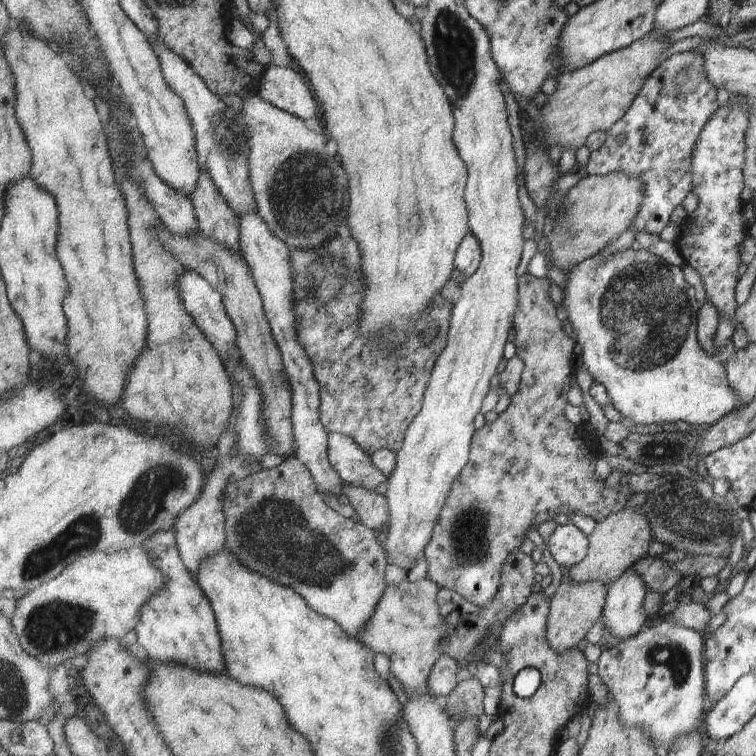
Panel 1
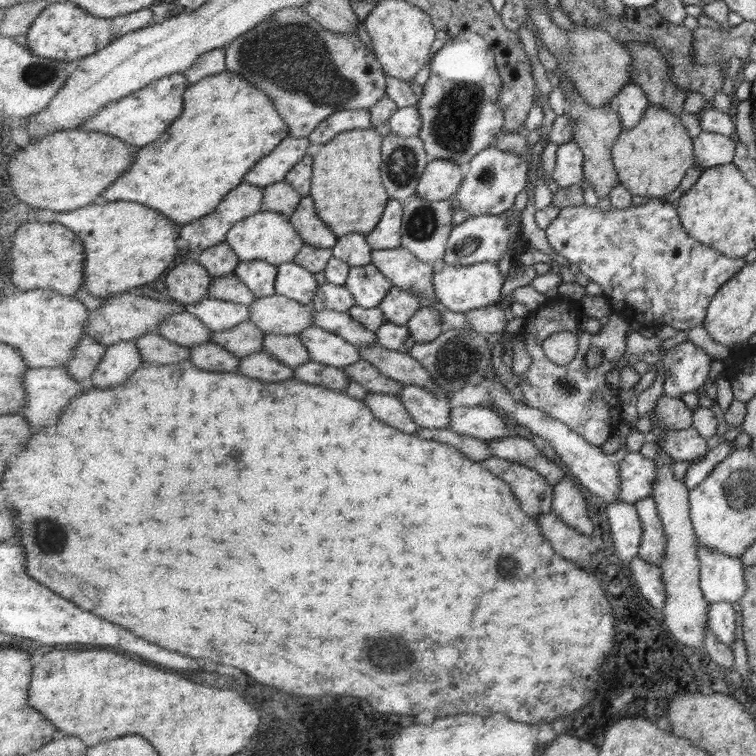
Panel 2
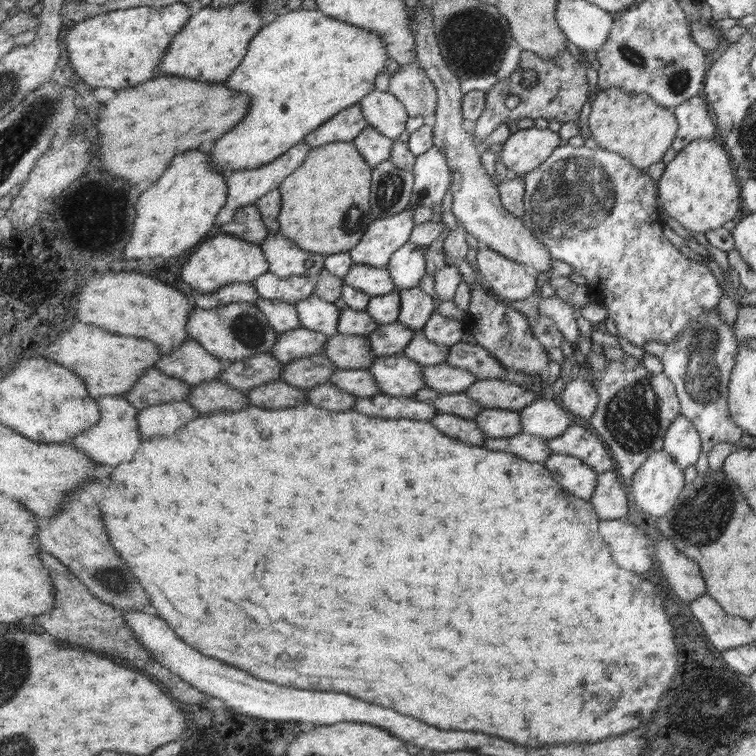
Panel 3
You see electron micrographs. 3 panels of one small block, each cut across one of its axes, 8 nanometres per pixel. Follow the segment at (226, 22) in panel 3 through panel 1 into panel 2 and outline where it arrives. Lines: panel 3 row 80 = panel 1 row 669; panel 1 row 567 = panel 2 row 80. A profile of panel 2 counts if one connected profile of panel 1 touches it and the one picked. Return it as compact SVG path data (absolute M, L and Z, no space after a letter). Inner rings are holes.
M184 73L167 75L137 91L136 94L107 104L96 116L84 124L83 129L105 132L105 134L117 136L125 144L133 144L139 149L143 148L148 144L155 143L176 123L177 119L180 119L184 111L184 96L188 86Z

